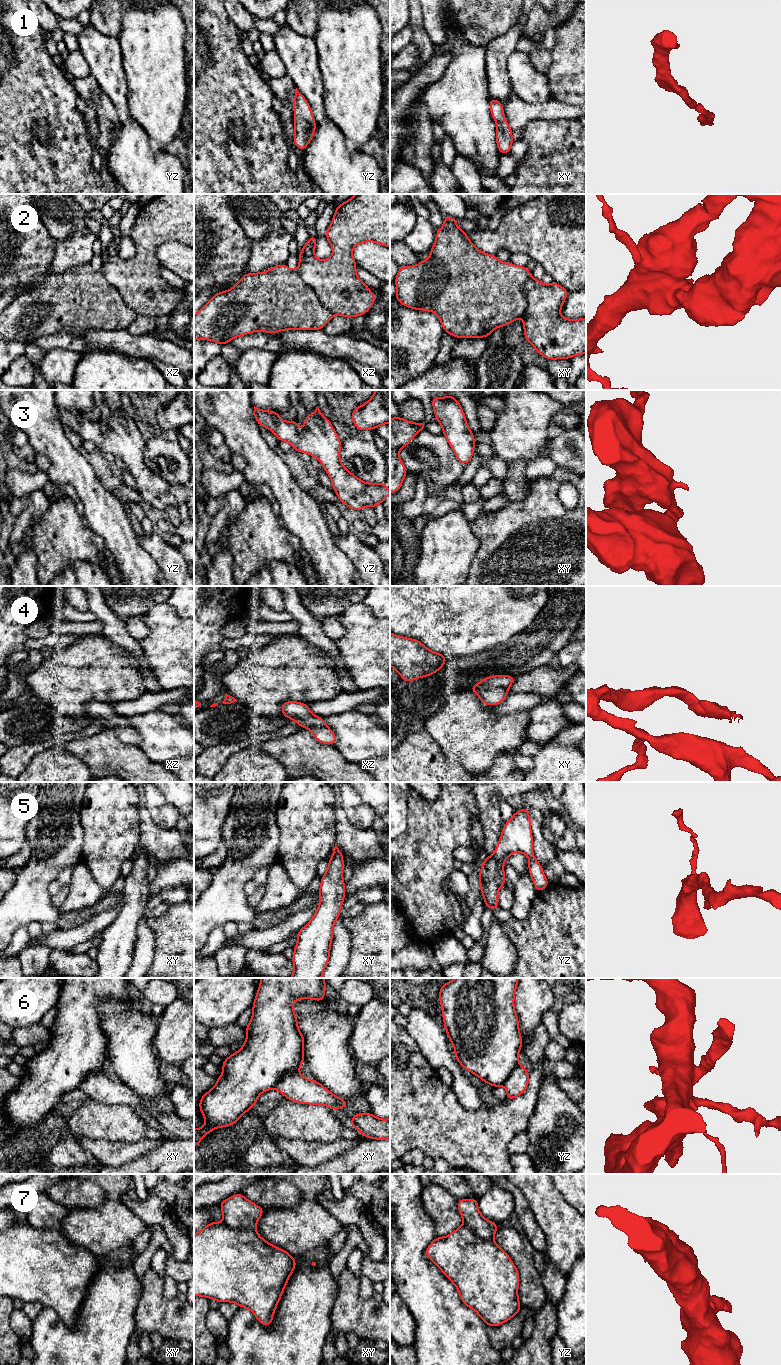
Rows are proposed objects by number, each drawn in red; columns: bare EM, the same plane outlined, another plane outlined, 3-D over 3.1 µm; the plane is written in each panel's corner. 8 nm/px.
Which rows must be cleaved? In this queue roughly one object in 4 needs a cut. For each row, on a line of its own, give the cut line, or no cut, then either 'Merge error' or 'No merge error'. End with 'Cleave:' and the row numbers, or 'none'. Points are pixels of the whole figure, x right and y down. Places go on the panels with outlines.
1: No split. No merge error
2: No split. No merge error
3: No split. No merge error
4: No split. No merge error
5: No split. No merge error
6: No split. No merge error
7: Split along xy (223, 1222), (231, 1227), (248, 1228), (255, 1231). Merge error
Cleave: 7

